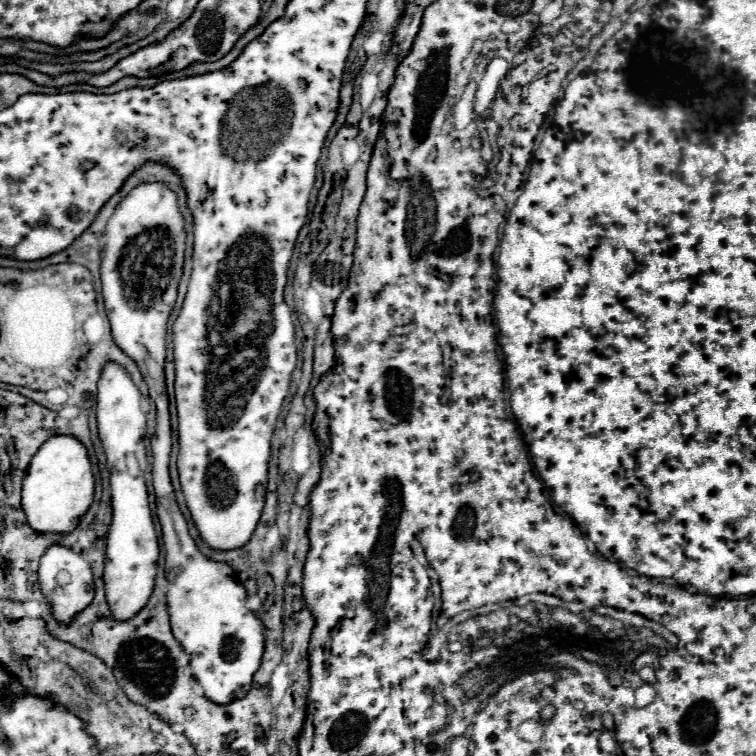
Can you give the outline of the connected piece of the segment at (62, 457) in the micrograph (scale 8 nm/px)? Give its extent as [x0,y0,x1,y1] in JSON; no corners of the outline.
[22,434,94,532]

